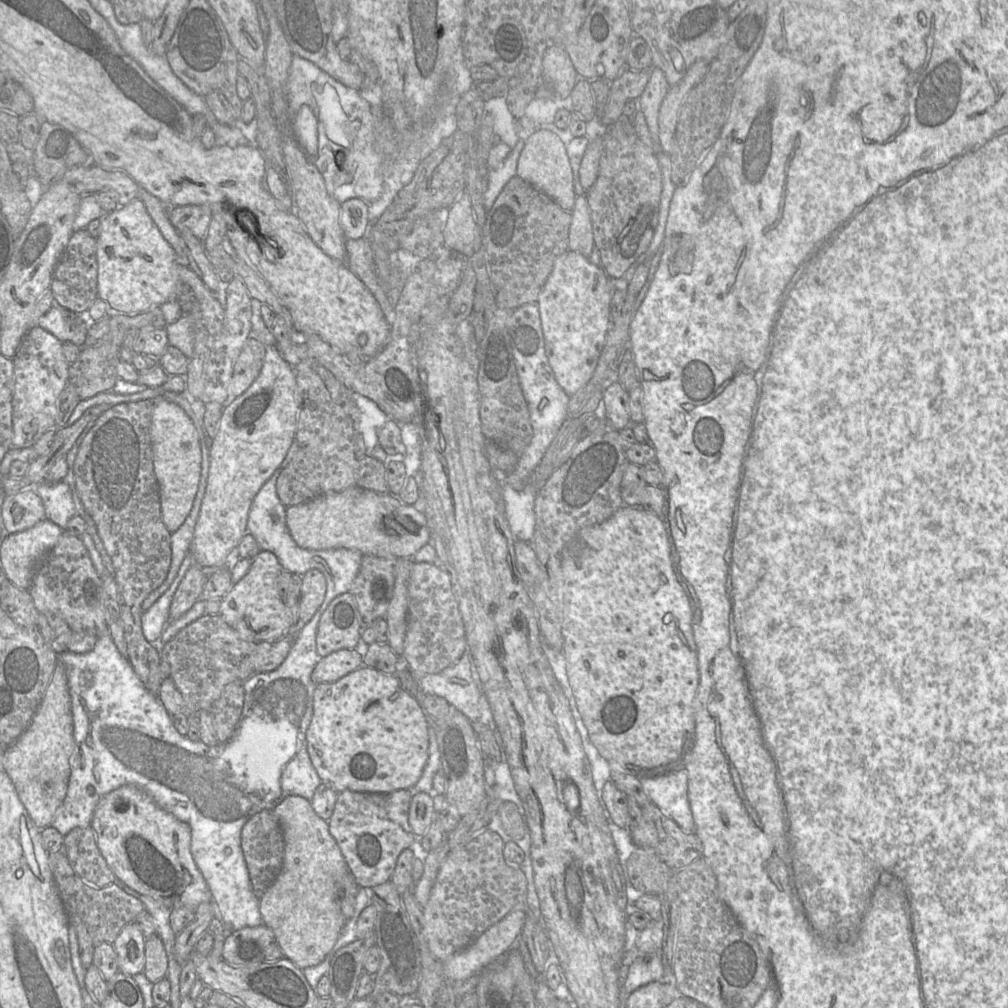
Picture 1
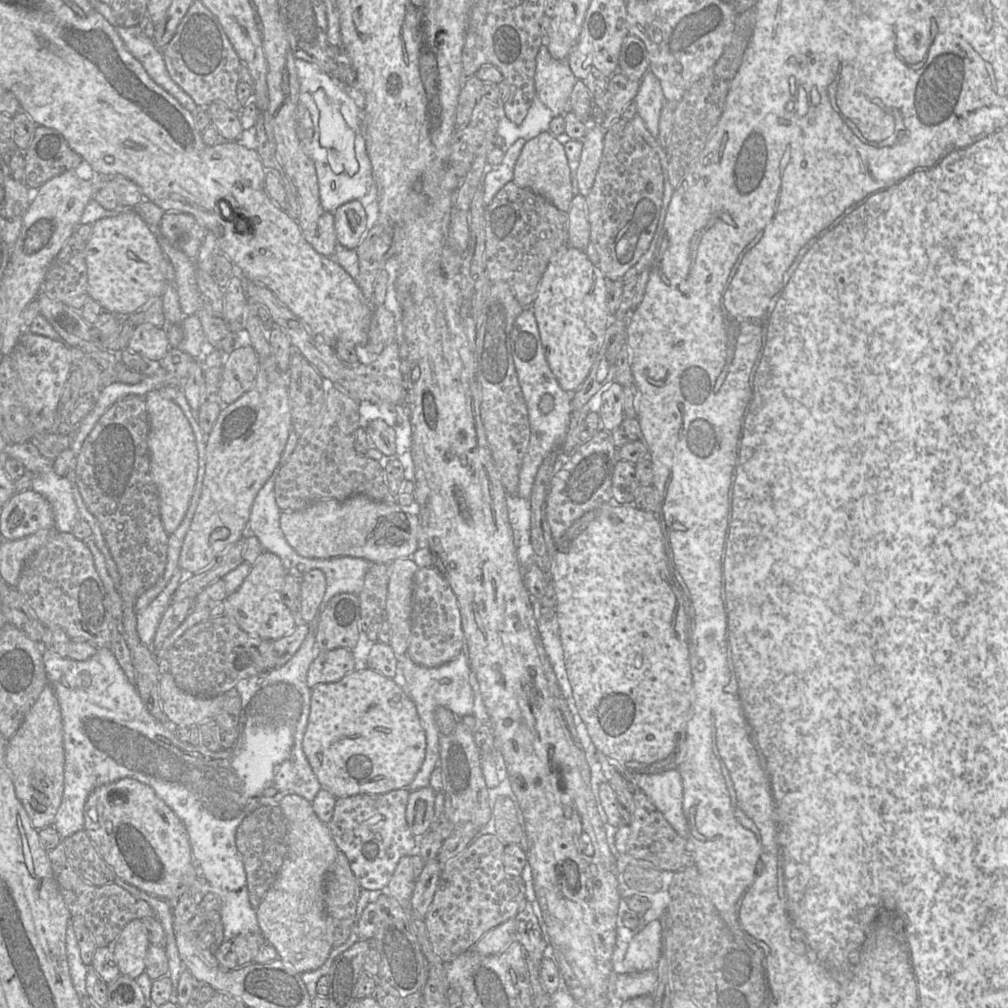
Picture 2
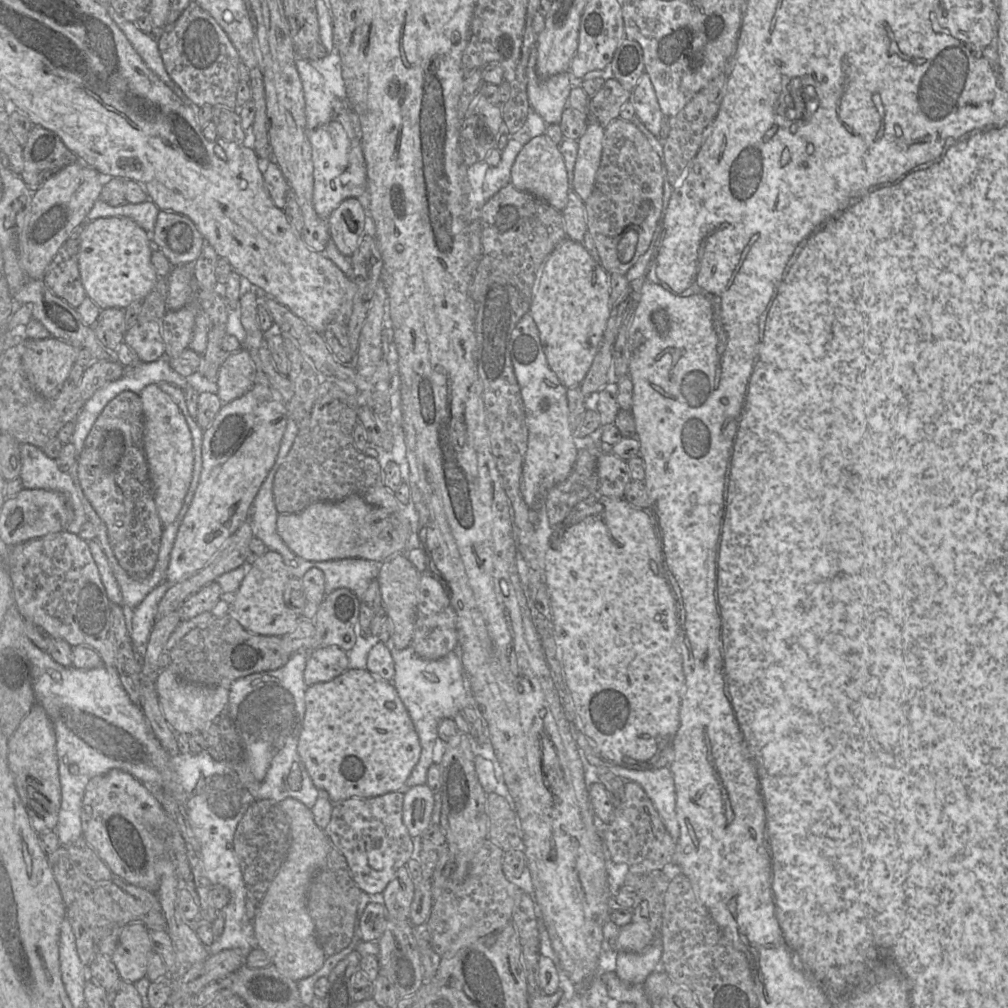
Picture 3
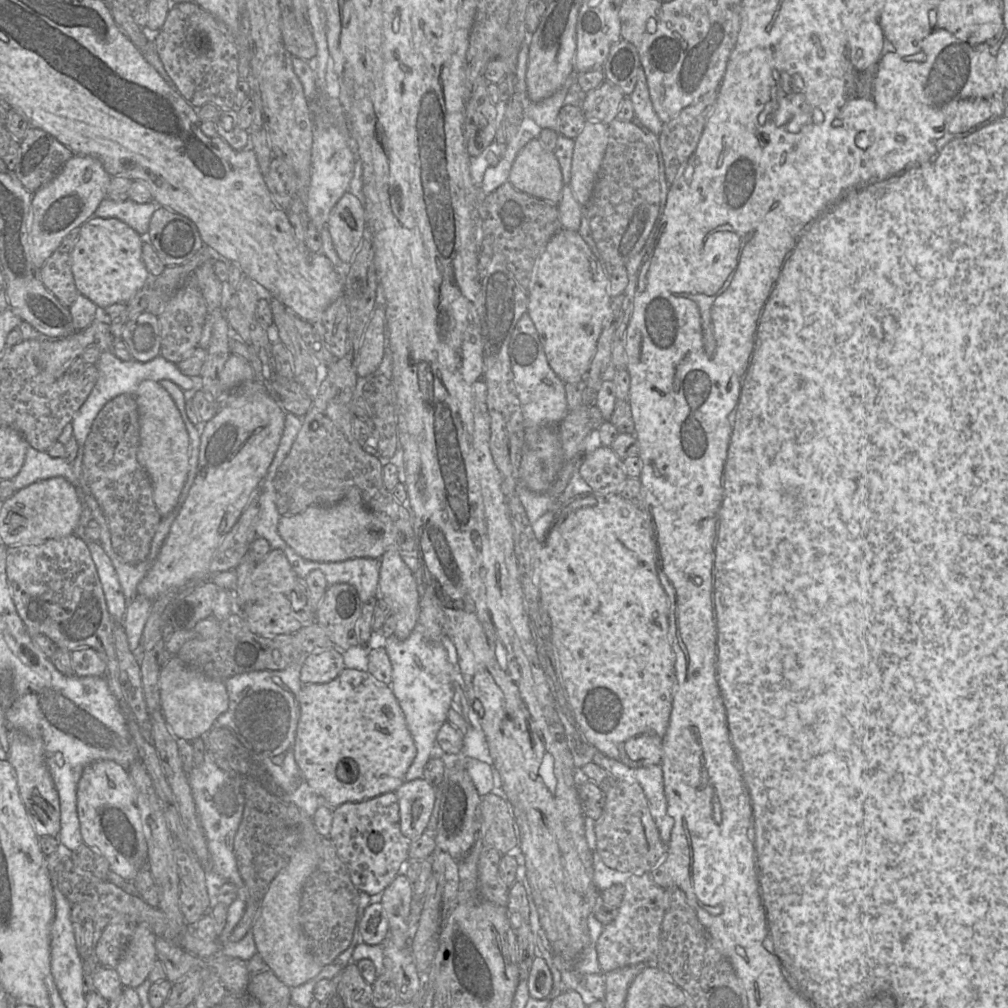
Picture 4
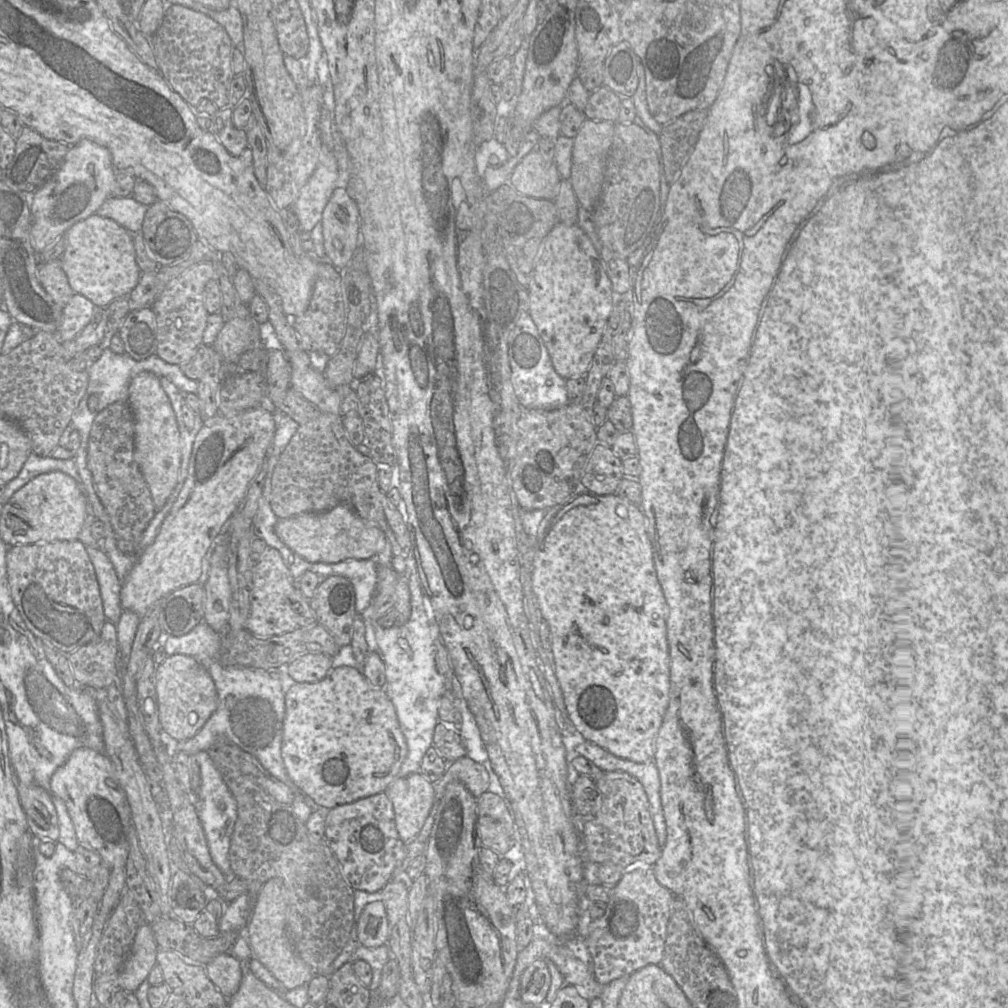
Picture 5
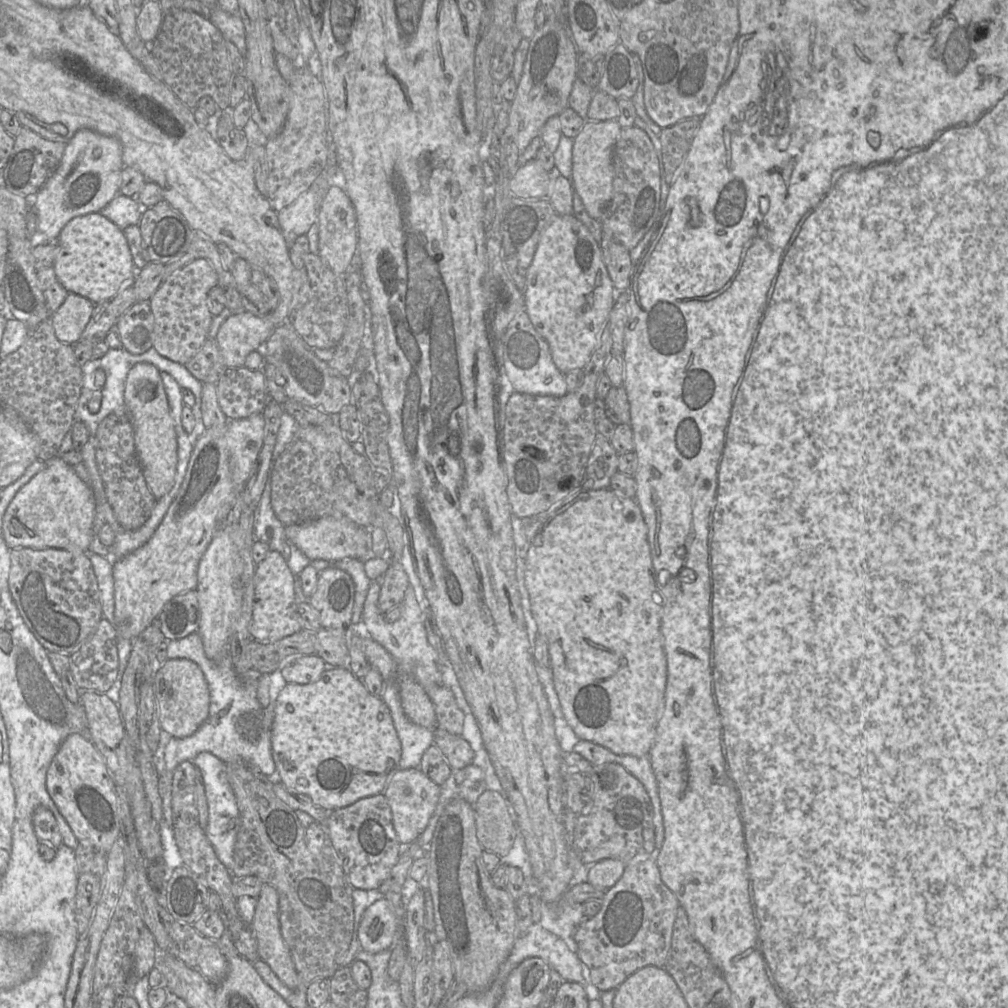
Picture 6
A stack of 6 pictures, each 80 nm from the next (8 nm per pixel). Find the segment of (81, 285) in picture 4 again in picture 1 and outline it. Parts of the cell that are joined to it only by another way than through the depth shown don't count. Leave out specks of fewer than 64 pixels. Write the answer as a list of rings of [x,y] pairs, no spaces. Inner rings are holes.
[[[136,198],[100,219],[97,241],[97,294],[106,302],[106,315],[144,313],[170,300],[178,300],[182,283],[177,273],[177,257],[149,215],[142,200]]]

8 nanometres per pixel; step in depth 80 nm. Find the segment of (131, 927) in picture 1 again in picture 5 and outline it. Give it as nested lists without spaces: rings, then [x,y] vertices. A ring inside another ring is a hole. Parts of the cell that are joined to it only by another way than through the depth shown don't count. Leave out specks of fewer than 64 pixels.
[[[143,923],[136,933],[130,952],[119,973],[119,983],[128,992],[134,992],[148,979],[157,964],[158,946],[149,923]]]

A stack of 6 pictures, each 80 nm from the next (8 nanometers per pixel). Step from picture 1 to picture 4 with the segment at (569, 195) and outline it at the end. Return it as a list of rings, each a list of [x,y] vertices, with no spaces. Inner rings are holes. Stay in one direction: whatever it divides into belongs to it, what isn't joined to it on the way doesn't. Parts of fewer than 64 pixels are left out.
[[[538,140],[529,141],[518,153],[508,178],[517,190],[558,205],[564,185],[559,162]]]

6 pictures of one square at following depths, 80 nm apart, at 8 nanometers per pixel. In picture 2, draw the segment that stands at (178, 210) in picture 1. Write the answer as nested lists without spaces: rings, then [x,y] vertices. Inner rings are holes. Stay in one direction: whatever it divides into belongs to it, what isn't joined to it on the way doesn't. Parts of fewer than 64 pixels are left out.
[[[182,212],[163,214],[159,229],[174,248],[194,261],[208,232],[192,215]]]

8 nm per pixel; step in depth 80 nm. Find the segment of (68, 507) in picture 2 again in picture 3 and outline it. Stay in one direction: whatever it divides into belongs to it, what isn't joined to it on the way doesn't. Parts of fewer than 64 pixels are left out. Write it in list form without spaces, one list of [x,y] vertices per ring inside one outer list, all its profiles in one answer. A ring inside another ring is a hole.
[[[20,443],[19,448],[22,462],[19,477],[23,488],[45,489],[62,494],[72,511],[72,520],[66,530],[78,535],[88,517],[68,472],[61,471],[55,459],[32,444]]]

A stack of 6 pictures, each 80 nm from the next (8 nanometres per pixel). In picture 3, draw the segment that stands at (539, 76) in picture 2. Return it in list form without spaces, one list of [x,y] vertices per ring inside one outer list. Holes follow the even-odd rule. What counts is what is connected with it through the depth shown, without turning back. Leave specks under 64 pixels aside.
[[[536,46],[531,50],[526,74],[527,95],[530,109],[535,111],[547,125],[559,124],[563,110],[568,106],[569,94],[577,82],[569,71],[540,79],[536,73]]]

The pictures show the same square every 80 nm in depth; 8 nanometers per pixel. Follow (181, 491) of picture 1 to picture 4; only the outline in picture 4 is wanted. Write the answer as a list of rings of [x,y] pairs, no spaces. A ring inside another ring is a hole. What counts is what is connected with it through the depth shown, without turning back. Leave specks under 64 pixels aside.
[[[142,381],[134,396],[140,424],[137,459],[148,474],[153,500],[161,517],[176,506],[189,470],[189,436],[175,402],[159,382]]]

